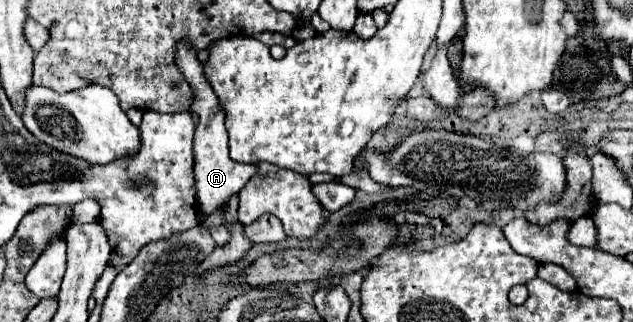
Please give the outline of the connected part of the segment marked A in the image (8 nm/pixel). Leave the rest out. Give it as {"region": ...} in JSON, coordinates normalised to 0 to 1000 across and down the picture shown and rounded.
{"region":[[[284,127],[281,152],[278,152],[278,196],[288,214],[294,252],[300,258],[310,314],[303,326],[303,345],[310,345],[316,357],[316,382],[310,388],[310,425],[306,425],[306,512],[303,512],[303,537],[306,537],[306,587],[310,587],[310,624],[316,637],[316,655],[332,668],[344,649],[354,649],[357,630],[363,624],[367,606],[376,606],[379,587],[392,568],[392,556],[401,537],[401,512],[385,512],[376,500],[367,500],[360,481],[360,413],[354,394],[354,345],[344,320],[344,301],[338,295],[335,270],[325,258],[322,227],[319,227],[319,202],[310,183],[310,158],[297,127]]]}

